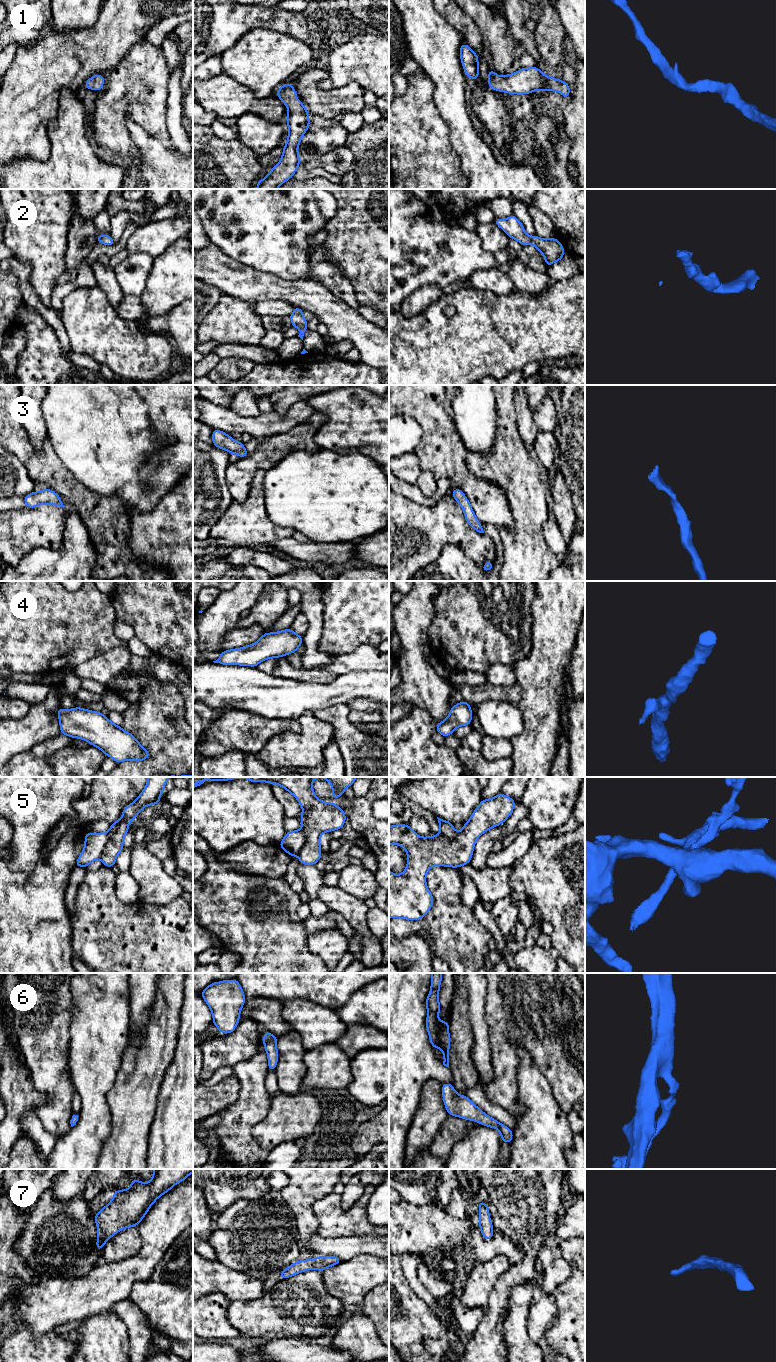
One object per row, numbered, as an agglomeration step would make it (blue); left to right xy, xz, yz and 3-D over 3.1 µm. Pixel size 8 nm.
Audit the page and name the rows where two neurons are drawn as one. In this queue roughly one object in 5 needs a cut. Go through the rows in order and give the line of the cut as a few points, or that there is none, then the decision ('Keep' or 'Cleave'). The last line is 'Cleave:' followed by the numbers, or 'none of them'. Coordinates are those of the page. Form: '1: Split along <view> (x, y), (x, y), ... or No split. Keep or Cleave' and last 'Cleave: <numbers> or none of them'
1: No split. Keep
2: No split. Keep
3: No split. Keep
4: No split. Keep
5: Split along xy (127, 821), (121, 821), (117, 825), (109, 836), (99, 857). Cleave
6: No split. Keep
7: No split. Keep
Cleave: 5

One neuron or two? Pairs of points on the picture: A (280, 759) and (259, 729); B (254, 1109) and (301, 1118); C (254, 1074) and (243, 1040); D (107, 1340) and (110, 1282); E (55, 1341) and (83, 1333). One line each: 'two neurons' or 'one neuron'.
A: two neurons
B: two neurons
C: two neurons
D: two neurons
E: two neurons

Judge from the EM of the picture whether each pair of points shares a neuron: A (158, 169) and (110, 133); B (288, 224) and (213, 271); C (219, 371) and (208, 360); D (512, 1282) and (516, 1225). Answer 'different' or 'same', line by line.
A: different
B: different
C: different
D: same

